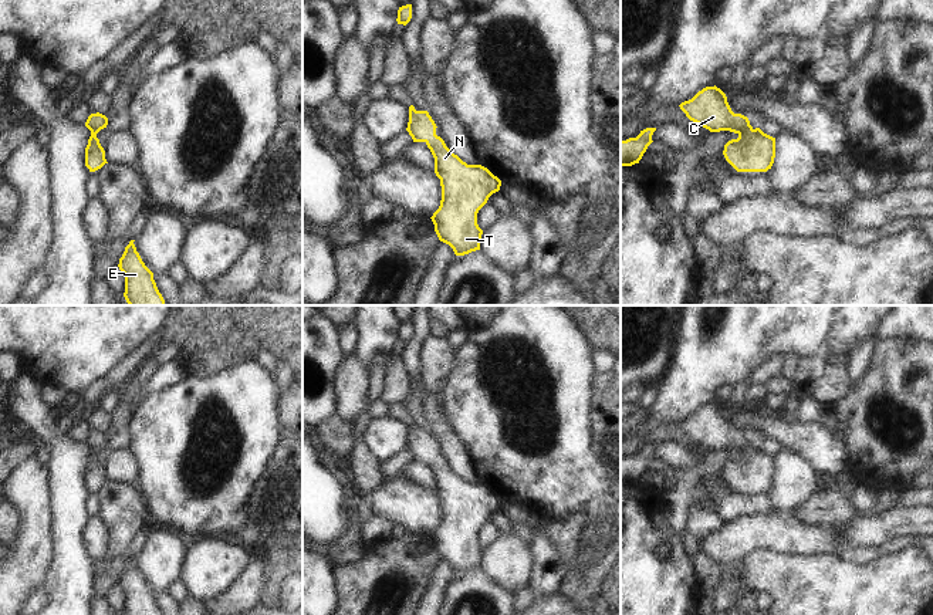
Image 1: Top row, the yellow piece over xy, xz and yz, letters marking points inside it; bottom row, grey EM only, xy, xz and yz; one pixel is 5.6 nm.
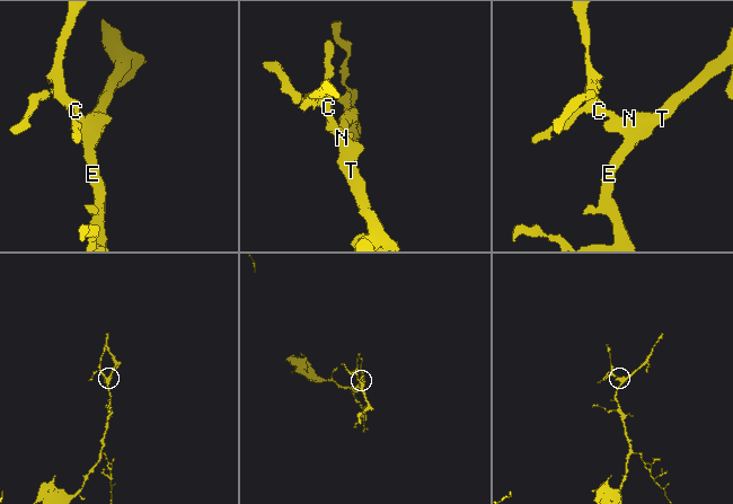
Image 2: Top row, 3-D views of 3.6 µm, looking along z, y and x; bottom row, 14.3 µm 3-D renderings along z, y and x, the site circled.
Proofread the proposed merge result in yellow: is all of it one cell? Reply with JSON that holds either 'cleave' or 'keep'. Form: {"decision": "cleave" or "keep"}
{"decision": "keep"}

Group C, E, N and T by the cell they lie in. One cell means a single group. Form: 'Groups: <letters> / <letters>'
Groups: C E N T.

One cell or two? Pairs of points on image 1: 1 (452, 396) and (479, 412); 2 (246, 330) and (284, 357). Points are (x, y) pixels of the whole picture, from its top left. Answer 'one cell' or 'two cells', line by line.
1: one cell
2: one cell

